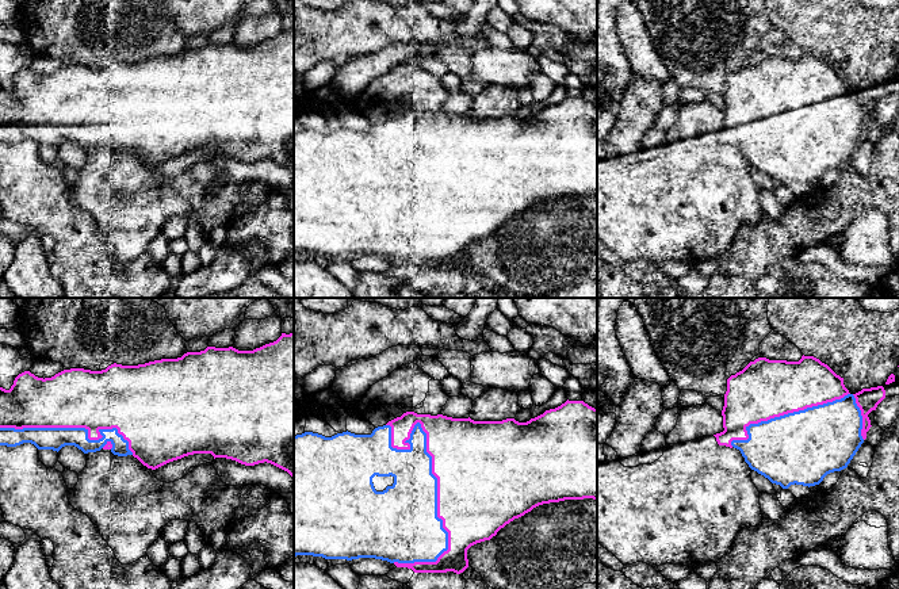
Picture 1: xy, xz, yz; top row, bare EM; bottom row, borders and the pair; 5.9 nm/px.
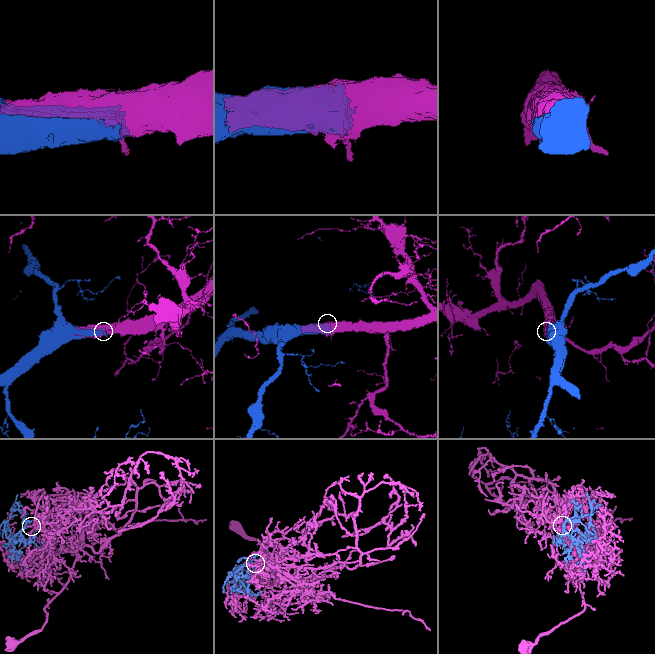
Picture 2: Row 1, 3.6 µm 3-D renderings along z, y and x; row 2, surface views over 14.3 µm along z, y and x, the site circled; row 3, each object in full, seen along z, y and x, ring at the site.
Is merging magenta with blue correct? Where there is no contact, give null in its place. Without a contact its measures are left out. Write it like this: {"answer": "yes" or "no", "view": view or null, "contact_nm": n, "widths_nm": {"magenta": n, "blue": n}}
{"answer": "yes", "view": "xz", "contact_nm": 850, "widths_nm": {"magenta": 460, "blue": 440}}

